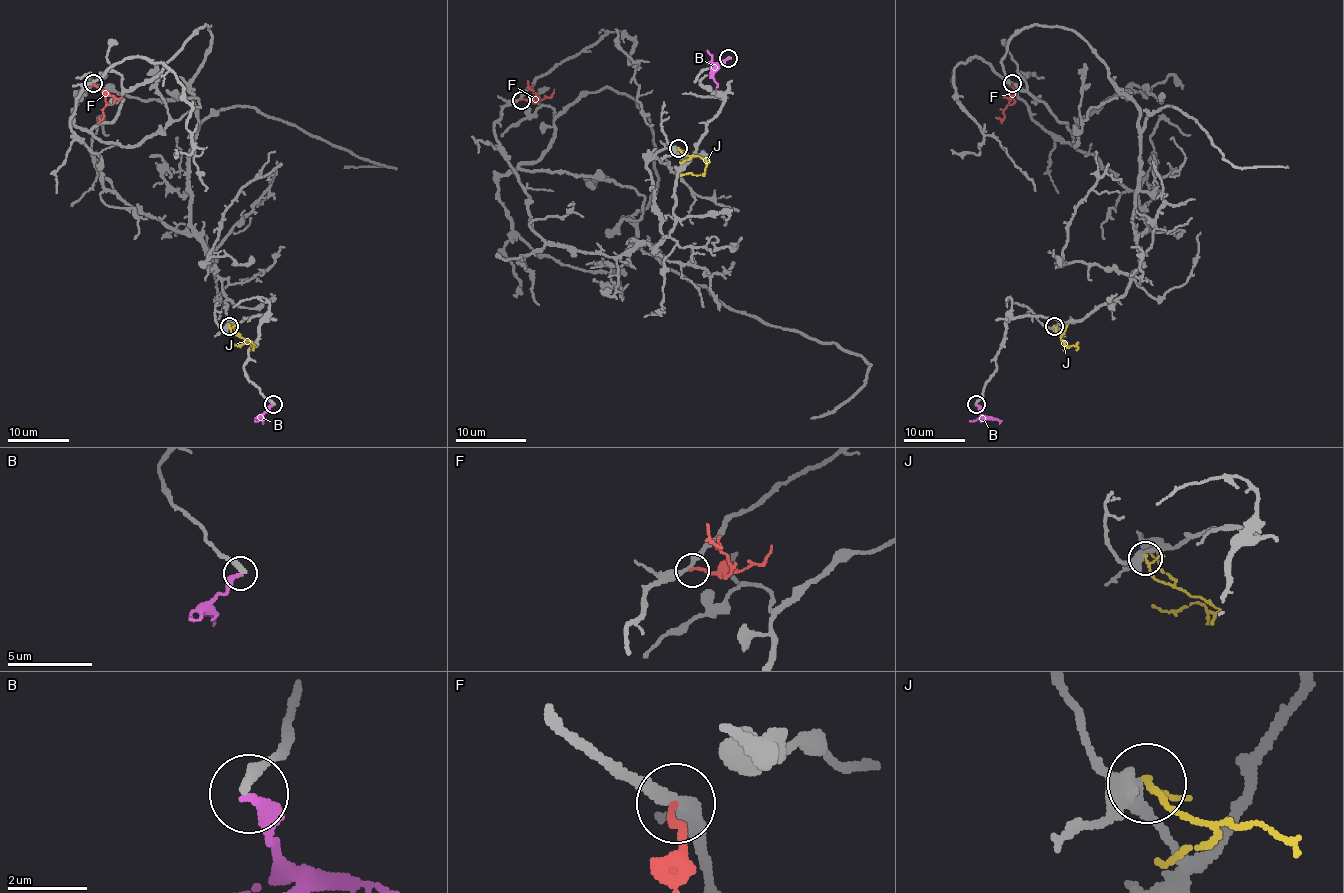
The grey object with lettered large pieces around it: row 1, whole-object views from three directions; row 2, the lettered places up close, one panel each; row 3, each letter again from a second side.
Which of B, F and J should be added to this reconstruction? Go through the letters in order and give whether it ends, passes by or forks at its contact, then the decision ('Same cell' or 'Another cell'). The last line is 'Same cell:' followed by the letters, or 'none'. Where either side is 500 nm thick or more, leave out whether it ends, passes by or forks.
B: It passes by. Another cell
F: It ends there. Another cell
J: It passes by. Another cell
Same cell: none

